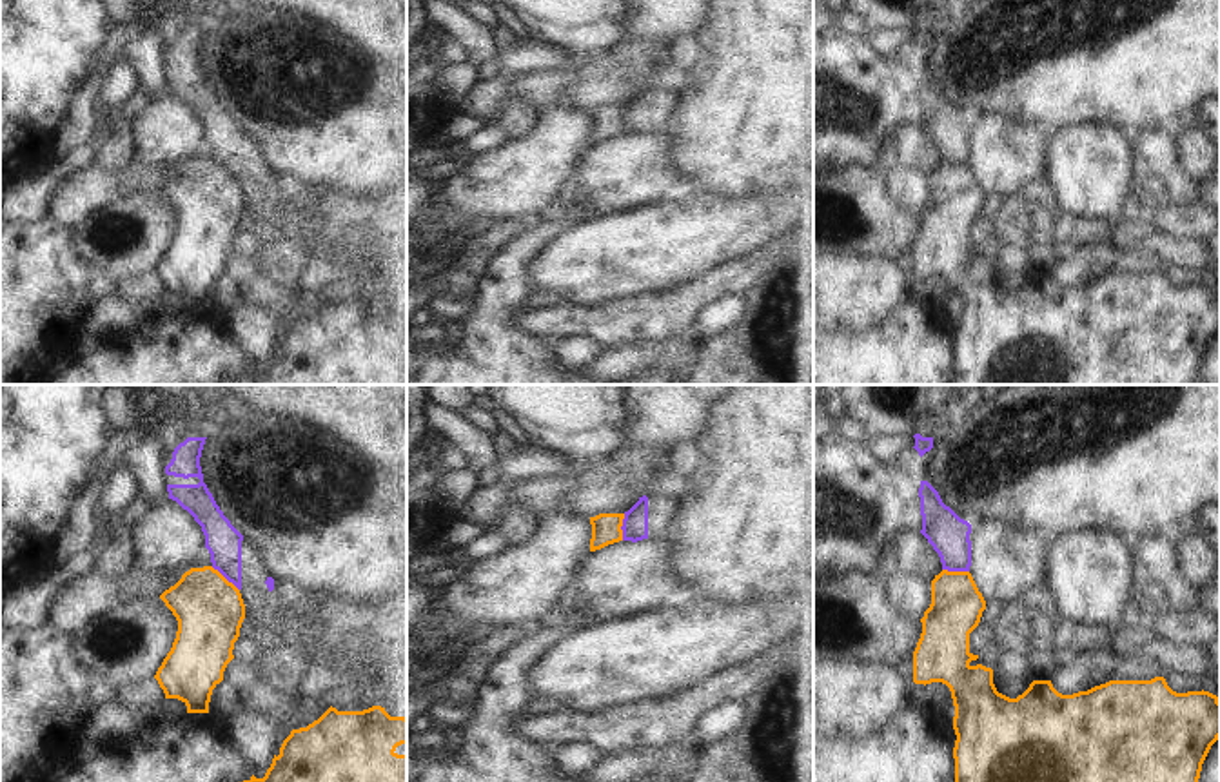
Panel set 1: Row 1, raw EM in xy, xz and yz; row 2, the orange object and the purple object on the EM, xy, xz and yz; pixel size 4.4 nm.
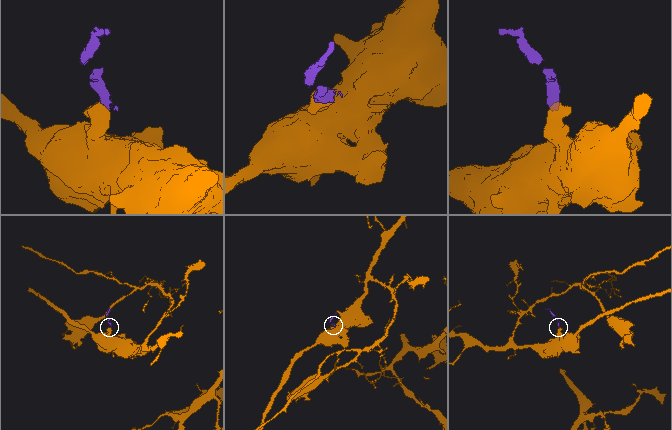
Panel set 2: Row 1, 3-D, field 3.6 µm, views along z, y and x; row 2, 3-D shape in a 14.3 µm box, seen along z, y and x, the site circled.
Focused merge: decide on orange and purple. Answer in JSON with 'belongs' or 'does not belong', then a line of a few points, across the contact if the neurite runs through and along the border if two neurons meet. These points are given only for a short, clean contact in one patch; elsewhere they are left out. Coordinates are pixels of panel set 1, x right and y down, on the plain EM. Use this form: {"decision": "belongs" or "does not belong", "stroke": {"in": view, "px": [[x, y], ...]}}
{"decision": "does not belong", "stroke": {"in": "xy", "px": [[211, 160], [238, 184]]}}

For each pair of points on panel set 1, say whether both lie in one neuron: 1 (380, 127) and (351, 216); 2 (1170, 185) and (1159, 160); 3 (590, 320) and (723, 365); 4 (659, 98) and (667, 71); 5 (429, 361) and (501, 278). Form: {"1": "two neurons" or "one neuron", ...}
{"1": "two neurons", "2": "one neuron", "3": "two neurons", "4": "two neurons", "5": "one neuron"}

